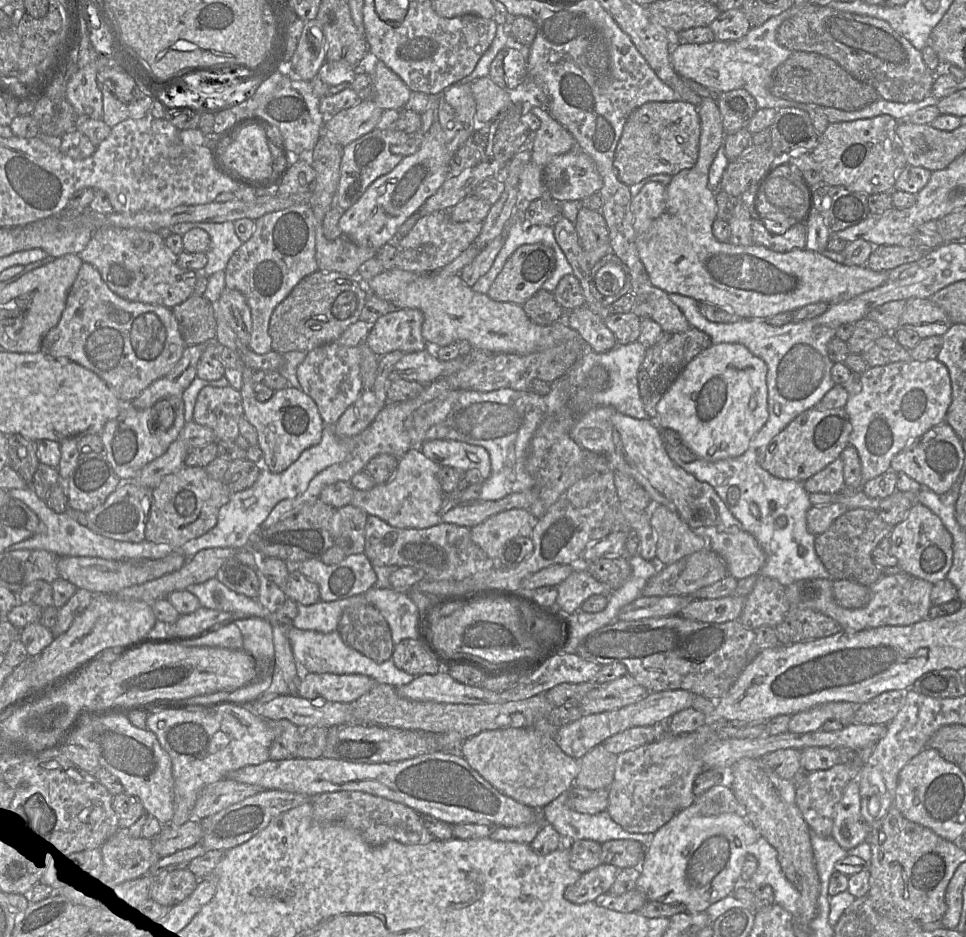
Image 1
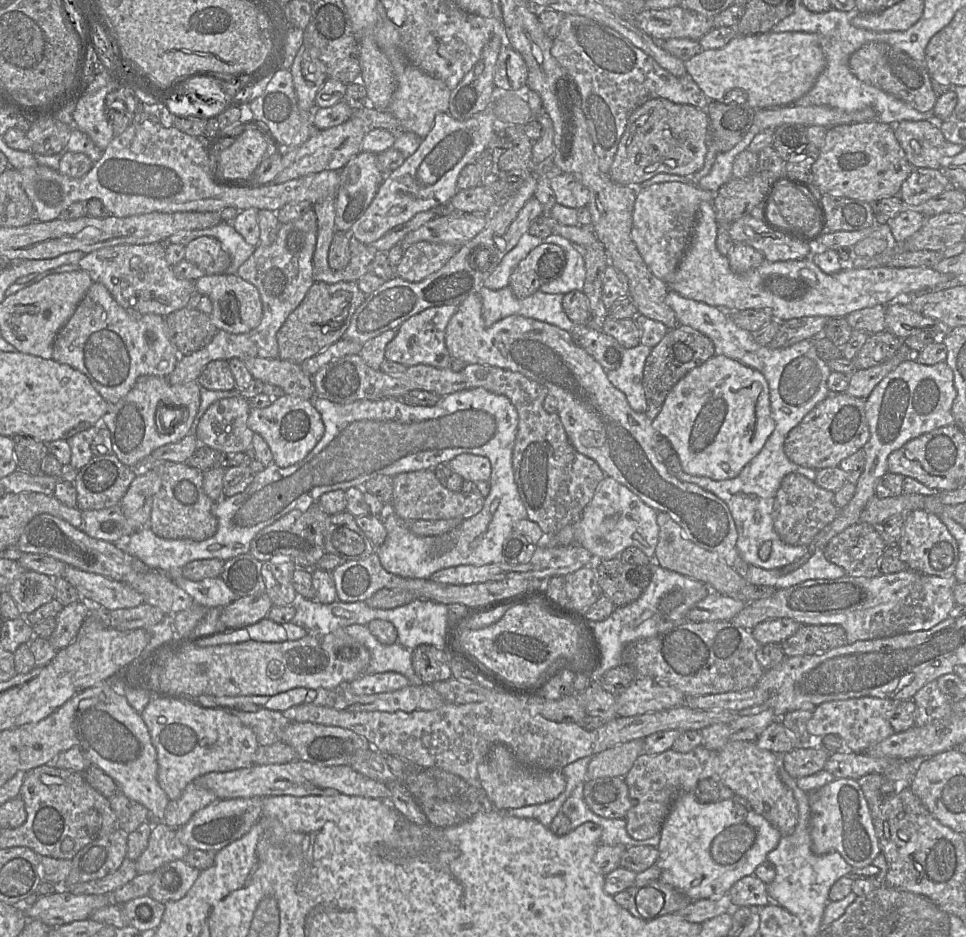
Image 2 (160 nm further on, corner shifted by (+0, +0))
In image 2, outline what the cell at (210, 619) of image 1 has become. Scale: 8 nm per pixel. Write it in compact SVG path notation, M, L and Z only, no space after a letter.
M265 592L238 597L222 608L220 621L229 629L245 628L267 617L272 607L272 601Z

